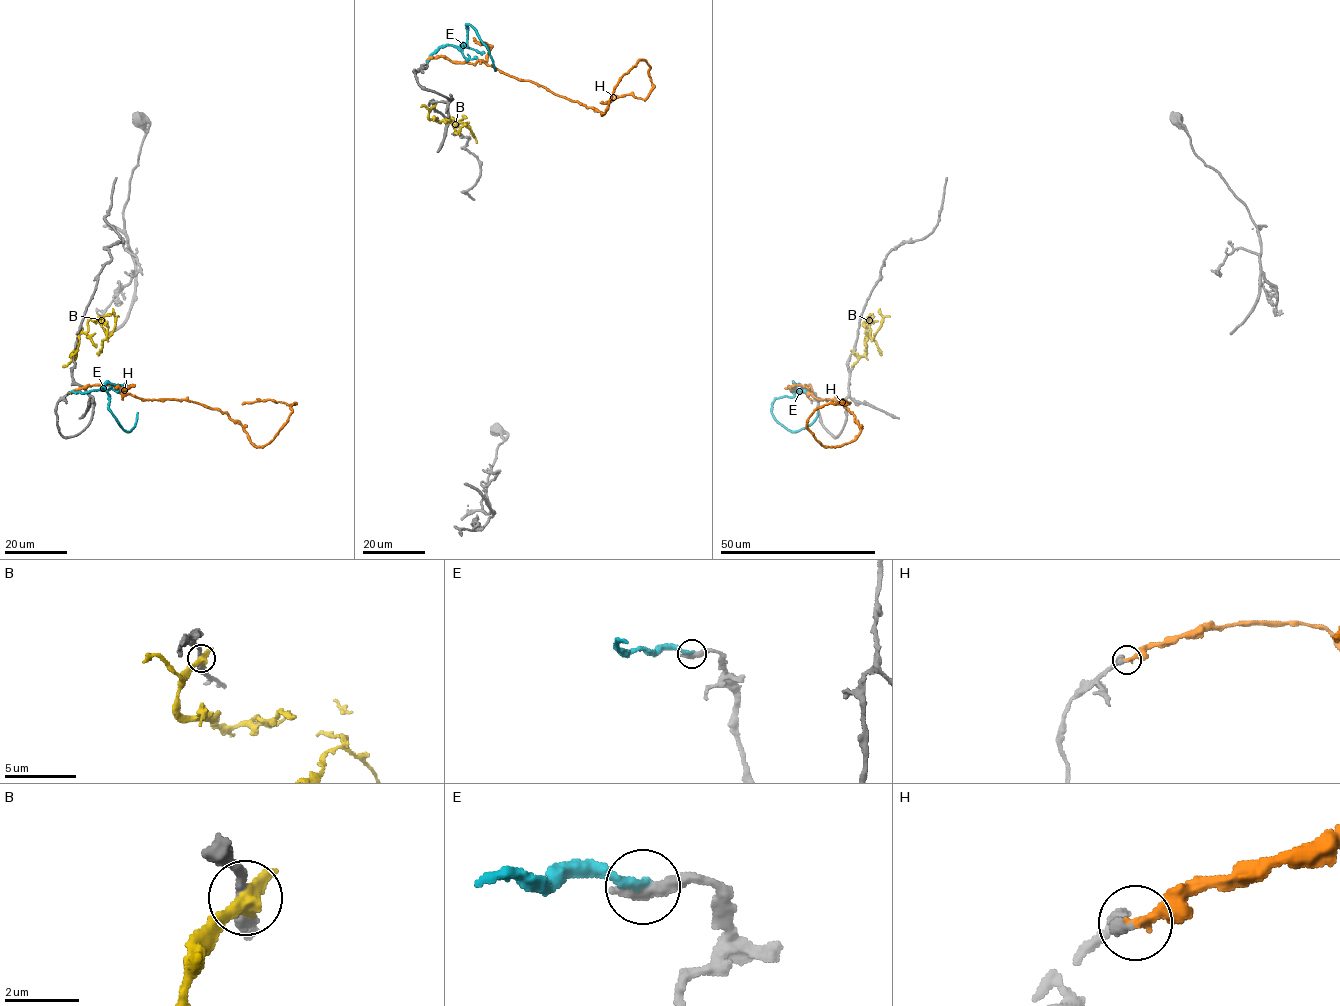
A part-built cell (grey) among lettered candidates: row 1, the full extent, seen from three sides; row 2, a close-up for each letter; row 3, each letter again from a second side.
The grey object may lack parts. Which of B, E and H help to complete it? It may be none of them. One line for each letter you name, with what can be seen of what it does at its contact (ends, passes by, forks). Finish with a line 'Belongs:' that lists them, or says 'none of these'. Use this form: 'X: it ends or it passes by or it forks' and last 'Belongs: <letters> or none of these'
H: it ends
Belongs: H

